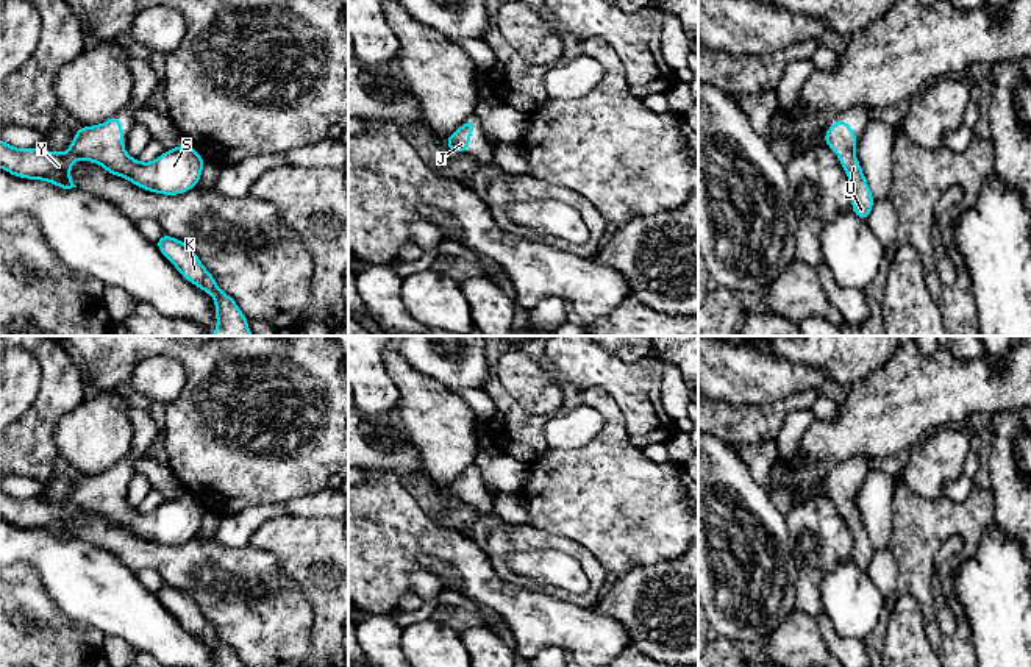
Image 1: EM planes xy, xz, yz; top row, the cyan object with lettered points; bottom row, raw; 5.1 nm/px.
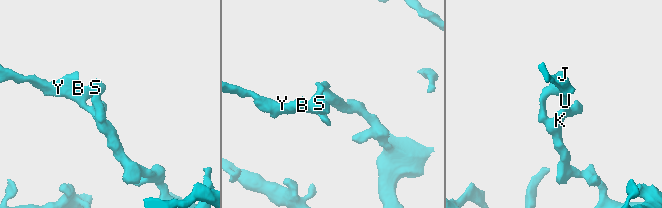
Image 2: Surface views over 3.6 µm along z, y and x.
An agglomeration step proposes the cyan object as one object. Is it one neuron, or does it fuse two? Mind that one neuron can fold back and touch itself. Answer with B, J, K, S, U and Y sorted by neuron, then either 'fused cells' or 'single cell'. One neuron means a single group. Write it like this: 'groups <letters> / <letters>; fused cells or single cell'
groups B J K S U Y; single cell

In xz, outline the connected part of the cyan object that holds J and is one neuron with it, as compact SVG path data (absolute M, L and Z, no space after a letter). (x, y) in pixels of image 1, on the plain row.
M473 470L461 475L445 490L447 497L455 503L464 503L470 495L470 486L473 481Z

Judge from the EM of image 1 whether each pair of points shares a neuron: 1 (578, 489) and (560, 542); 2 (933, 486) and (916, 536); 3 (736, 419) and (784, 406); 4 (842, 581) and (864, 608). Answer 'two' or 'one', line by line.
1: two
2: two
3: one
4: one

